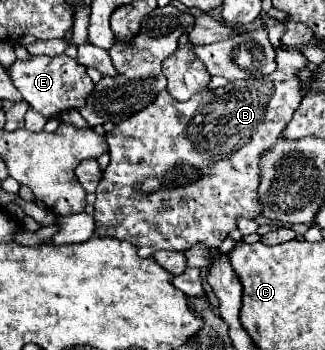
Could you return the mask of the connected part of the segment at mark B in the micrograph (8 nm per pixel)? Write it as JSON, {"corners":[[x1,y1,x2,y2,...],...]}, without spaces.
{"corners":[[278,48,278,56,276,56,278,68,276,72,272,72,270,76,258,78,258,80,238,80,238,82,228,82,224,88,216,88,216,90,204,90,196,96,192,96,186,102,178,102,174,100,166,90,162,90,158,94,158,98,146,106,142,112,136,112,134,116,118,122,114,126,114,130,110,130,106,134,106,142,110,148,110,164,104,170,104,178,96,188,96,202,94,202,94,224,96,224,96,234,98,236,112,236,118,240,126,240,130,244,136,246,138,256,142,258,150,258,154,252,158,250,180,250,184,252,186,248,194,246,194,244,206,244,208,248,218,248,222,244,222,240,236,230,236,220,238,218,250,218,256,220,258,218,258,210,262,210,256,204,256,190,258,190,258,156,266,150,272,148,278,140,278,136,282,134,282,130,286,128,286,124,290,122,292,114,296,112,302,96,300,96,300,80,298,80,298,70,302,70,308,60,298,52,298,50,282,50]]}

